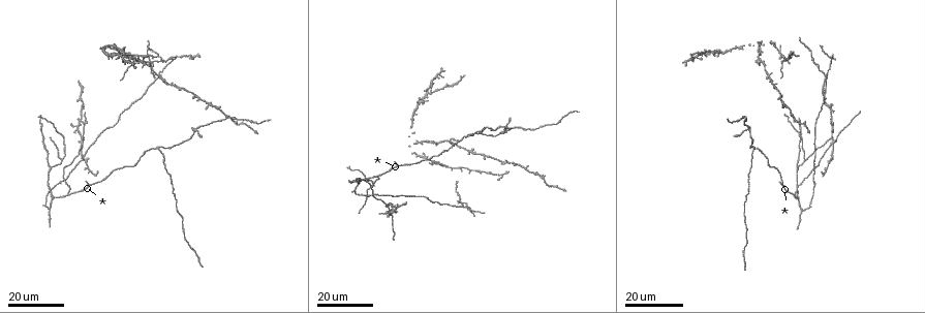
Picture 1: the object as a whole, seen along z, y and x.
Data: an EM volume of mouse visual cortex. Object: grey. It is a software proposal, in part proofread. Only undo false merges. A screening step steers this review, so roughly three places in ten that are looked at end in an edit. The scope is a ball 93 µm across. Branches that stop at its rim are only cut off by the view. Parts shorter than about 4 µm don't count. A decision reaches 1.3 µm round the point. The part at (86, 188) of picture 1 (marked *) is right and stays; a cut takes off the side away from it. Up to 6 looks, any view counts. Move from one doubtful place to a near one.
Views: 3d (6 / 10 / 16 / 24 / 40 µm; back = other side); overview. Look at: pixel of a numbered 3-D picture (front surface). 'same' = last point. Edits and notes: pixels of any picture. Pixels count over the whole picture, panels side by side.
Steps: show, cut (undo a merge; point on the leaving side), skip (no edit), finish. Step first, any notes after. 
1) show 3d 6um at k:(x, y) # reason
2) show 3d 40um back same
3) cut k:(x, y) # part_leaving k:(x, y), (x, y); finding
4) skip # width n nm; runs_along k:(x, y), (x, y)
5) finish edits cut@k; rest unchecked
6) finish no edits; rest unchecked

show 3d 16um at 1:(446, 167) # arms part here

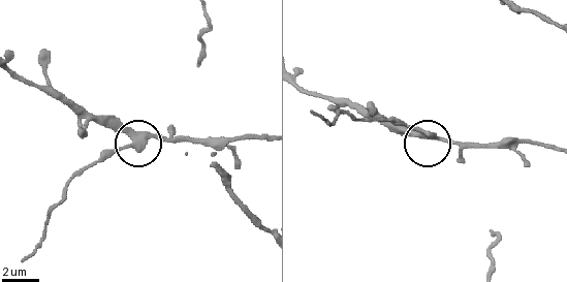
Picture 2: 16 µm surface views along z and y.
show 3d 10um at 2:(135, 141) # zoom in

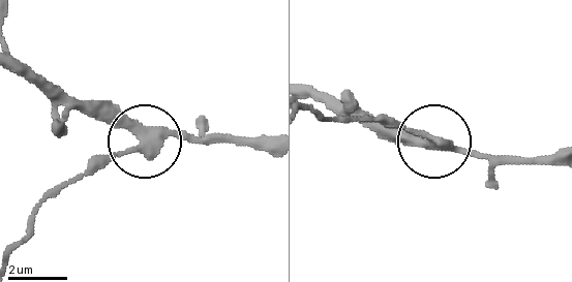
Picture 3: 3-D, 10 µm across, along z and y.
cut 3:(92, 171) # part_leaving 3:(128, 151), (94, 160), (57, 188), (20, 247); two neurons meet here

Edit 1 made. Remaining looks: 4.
show overview # redraw

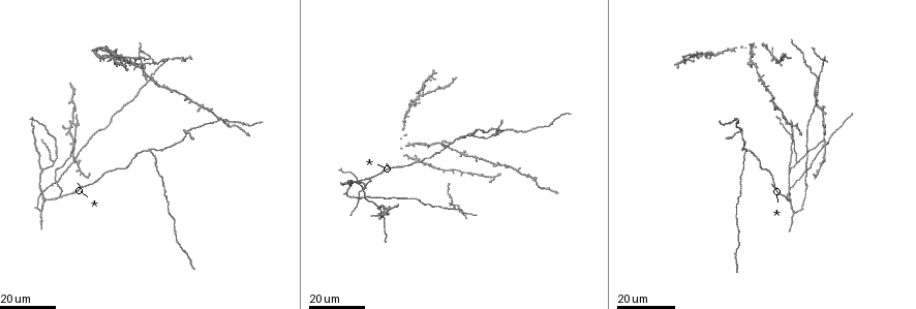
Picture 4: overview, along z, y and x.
show 3d 16um at 4:(739, 132) # two arms in line, one across

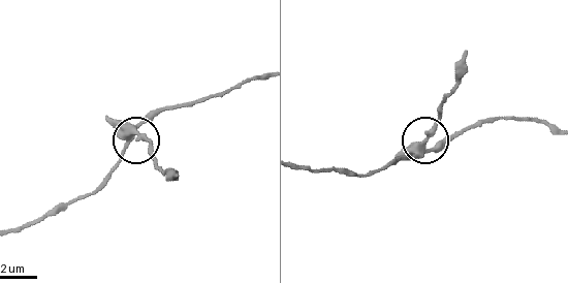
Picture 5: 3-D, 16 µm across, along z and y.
show 3d 6um at 5:(137, 134)

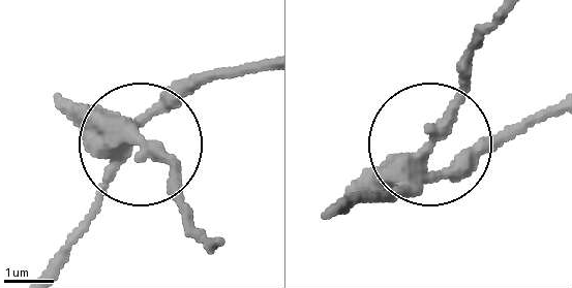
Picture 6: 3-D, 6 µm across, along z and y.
cut 6:(167, 155) # arms 3; part_leaving 6:(121, 133), (161, 162), (207, 232); two neurons meet here

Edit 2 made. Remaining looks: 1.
finish edits cut@3, cut@6; rest unchecked

